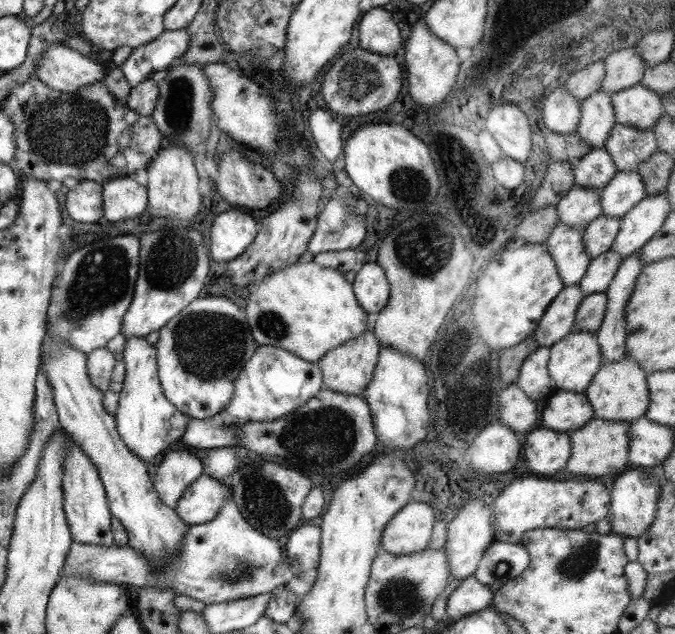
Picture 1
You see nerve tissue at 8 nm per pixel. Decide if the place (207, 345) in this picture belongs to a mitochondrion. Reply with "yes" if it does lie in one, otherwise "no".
yes

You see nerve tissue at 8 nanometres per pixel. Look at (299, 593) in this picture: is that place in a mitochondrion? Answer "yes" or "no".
no

